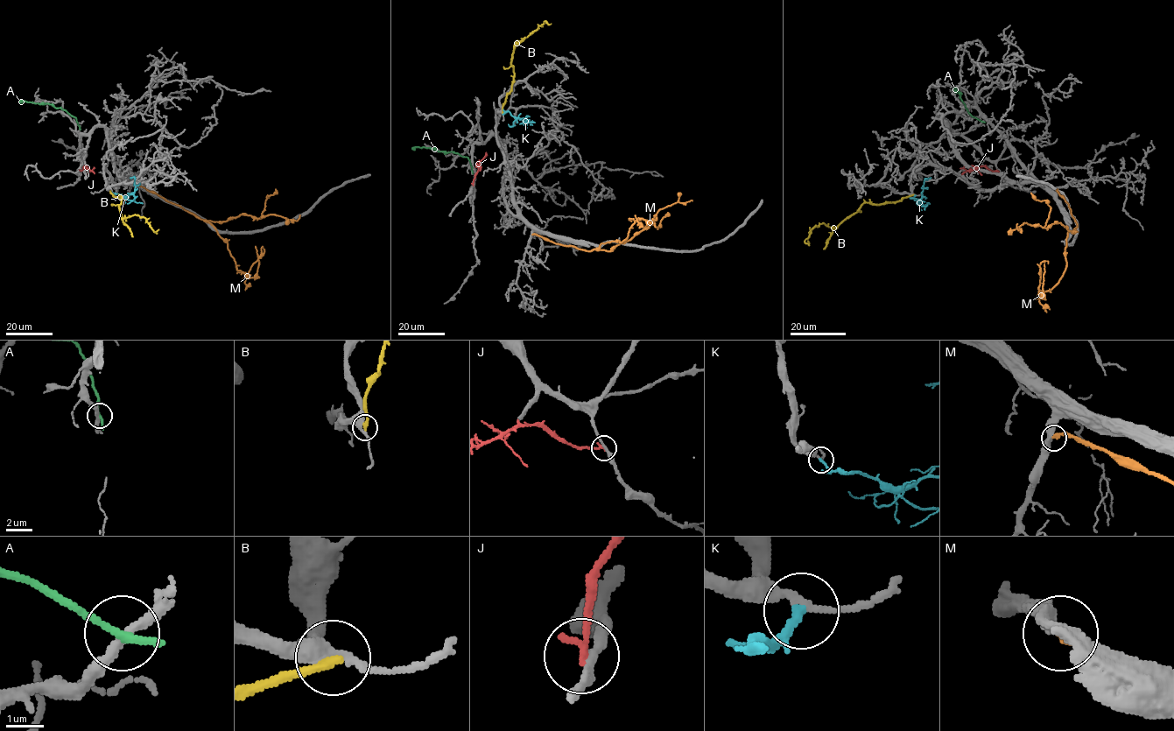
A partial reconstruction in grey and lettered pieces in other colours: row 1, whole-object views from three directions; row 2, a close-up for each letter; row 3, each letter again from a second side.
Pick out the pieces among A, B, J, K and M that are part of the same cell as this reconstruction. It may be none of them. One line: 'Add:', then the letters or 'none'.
Add: K

